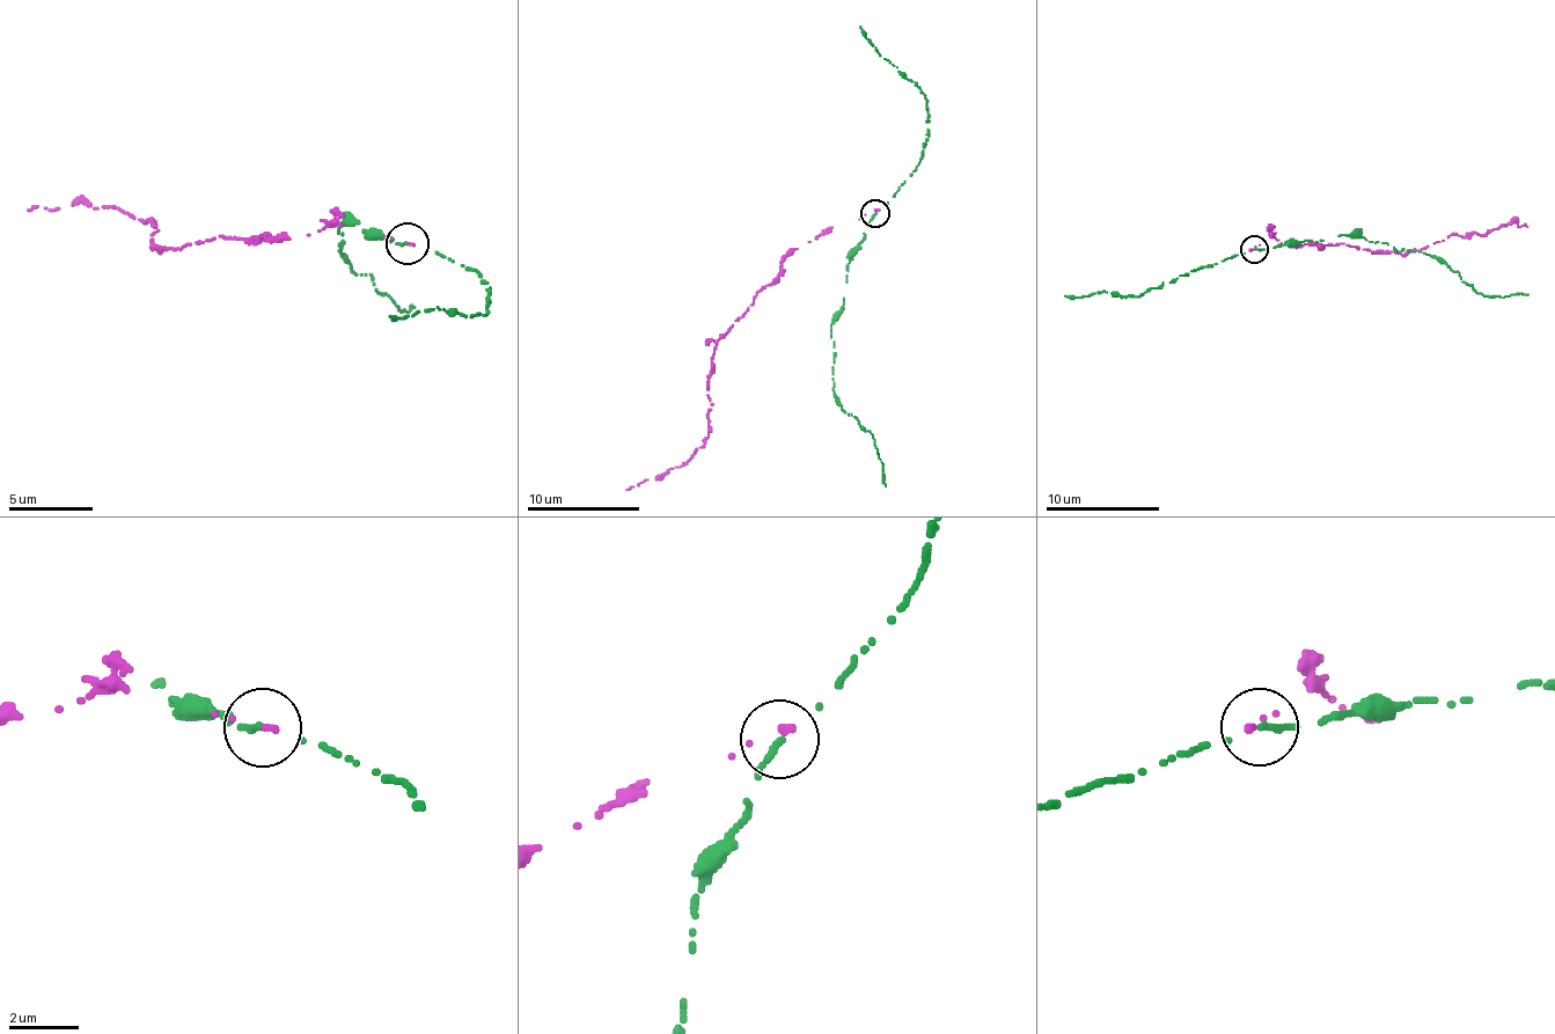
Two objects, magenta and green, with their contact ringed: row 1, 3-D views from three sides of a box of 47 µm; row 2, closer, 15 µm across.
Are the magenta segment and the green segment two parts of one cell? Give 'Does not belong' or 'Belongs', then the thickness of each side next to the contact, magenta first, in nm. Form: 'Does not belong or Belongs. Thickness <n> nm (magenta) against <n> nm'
Does not belong. Thickness 170 nm (magenta) against 200 nm

